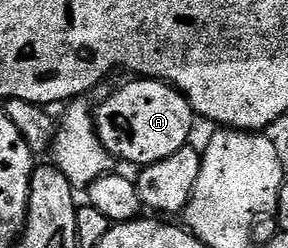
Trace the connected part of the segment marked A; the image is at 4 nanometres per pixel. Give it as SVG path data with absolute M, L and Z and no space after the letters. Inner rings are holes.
M139 77L137 80L130 80L134 82L126 82L119 90L114 90L106 99L103 100L99 106L94 110L94 126L98 130L100 140L104 144L106 151L110 153L115 159L123 158L126 162L131 162L134 168L145 168L156 164L160 160L165 160L167 156L172 156L172 152L180 152L180 148L184 148L191 141L190 133L194 130L194 122L196 123L196 115L193 108L190 106L190 101L186 99L185 94L181 94L179 90L175 90L169 82L160 82L152 78Z

